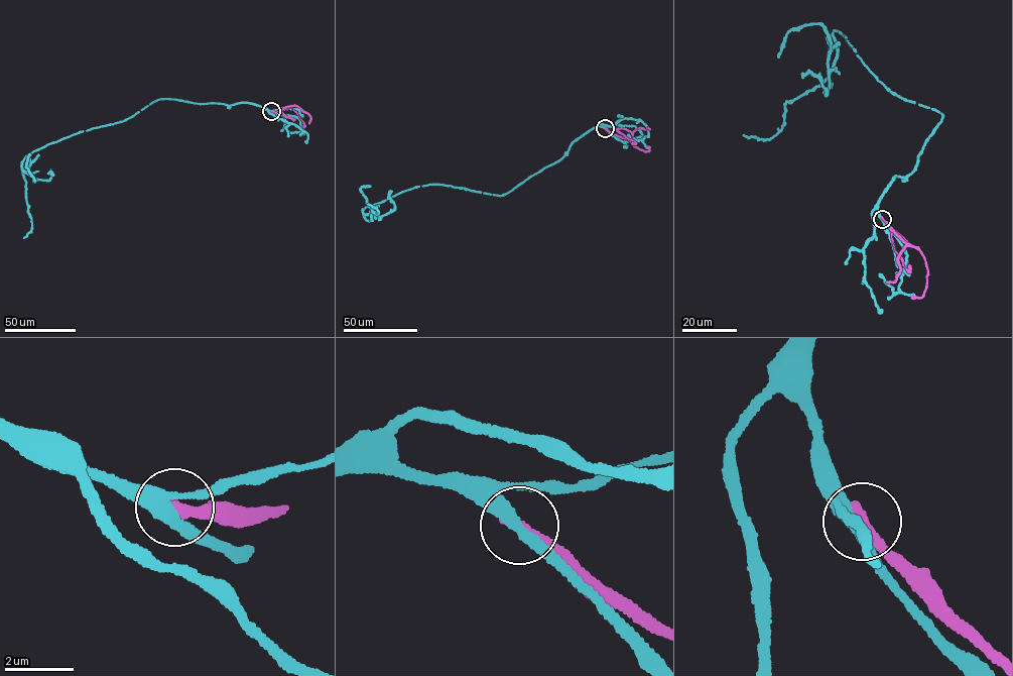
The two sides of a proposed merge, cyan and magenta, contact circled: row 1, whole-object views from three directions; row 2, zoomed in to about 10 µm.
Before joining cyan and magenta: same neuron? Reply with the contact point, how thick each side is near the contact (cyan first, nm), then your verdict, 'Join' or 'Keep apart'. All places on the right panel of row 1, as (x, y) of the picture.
Place: (882, 219). Thickness 360 nm (cyan) against 360 nm. Keep apart

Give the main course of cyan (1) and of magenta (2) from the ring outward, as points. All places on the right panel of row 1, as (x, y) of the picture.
1: (882, 218), (879, 199), (942, 114), (890, 92), (840, 31), (827, 80), (785, 103), (776, 135), (743, 135)
2: (882, 218), (916, 248), (906, 244), (892, 229), (894, 250), (908, 270), (909, 265)

